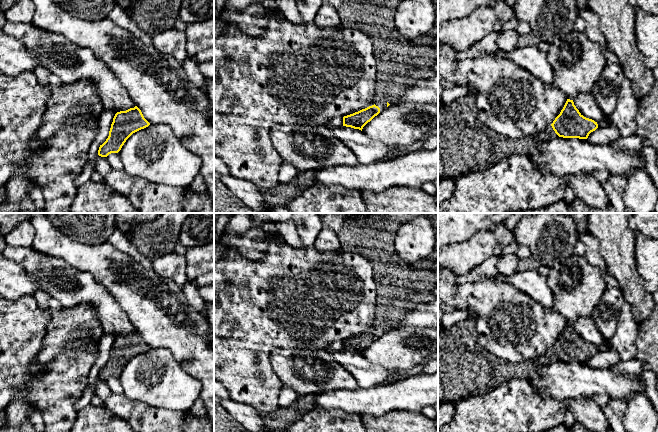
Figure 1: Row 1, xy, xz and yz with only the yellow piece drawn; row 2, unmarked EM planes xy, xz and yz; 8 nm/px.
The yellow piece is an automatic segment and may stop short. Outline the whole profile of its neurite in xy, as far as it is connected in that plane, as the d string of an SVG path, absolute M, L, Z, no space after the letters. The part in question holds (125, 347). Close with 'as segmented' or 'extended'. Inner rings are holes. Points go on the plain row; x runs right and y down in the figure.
M137 330L126 335L117 336L113 342L109 360L100 369L98 379L107 381L111 377L118 377L133 357L149 349L150 347L144 342L141 334Z; as segmented

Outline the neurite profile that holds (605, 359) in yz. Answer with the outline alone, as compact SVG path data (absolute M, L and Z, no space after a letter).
M614 349L598 351L591 356L587 364L592 368L606 369L617 365L620 362L618 353Z

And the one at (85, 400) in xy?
M95 386L87 387L87 389L83 392L82 396L75 403L75 408L77 410L81 410L84 407L91 404L92 397L96 395Z

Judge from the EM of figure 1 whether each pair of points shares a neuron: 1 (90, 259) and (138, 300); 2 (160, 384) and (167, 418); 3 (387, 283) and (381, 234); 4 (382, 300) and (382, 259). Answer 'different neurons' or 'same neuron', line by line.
1: same neuron
2: different neurons
3: same neuron
4: same neuron

